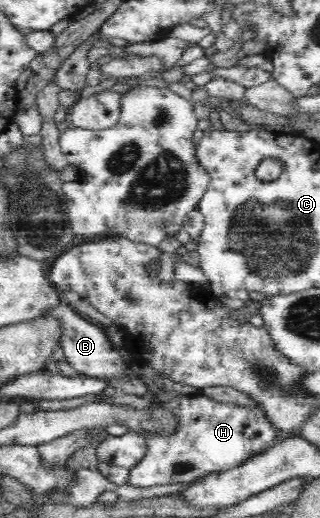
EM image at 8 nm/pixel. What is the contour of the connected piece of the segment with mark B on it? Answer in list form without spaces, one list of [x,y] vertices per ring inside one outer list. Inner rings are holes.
[[[61,300],[58,304],[46,307],[38,316],[42,320],[53,320],[57,322],[60,331],[58,343],[67,363],[80,375],[89,377],[112,377],[116,381],[117,392],[135,394],[142,396],[146,394],[147,386],[139,384],[139,382],[129,382],[121,378],[121,372],[127,365],[124,363],[122,356],[119,355],[118,349],[112,348],[110,340],[108,340],[104,328],[100,324],[96,324],[86,317],[76,313],[68,302]]]

